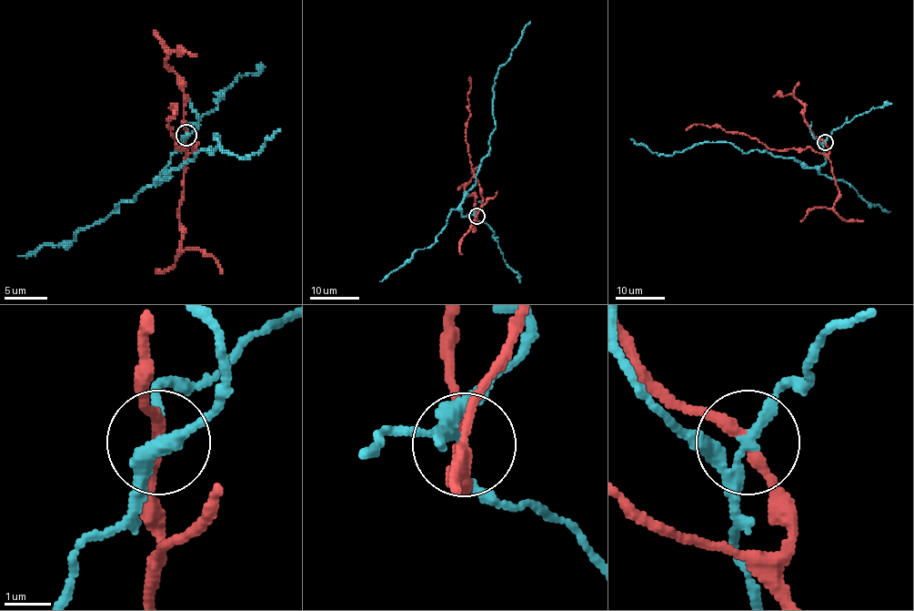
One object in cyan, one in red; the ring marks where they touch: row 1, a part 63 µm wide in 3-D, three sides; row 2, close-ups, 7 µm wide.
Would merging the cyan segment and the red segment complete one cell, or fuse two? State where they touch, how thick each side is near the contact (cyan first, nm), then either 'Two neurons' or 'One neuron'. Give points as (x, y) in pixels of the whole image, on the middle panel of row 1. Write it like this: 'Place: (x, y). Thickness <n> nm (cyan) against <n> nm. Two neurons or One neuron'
Place: (477, 216). Thickness 170 nm (cyan) against 200 nm. Two neurons

